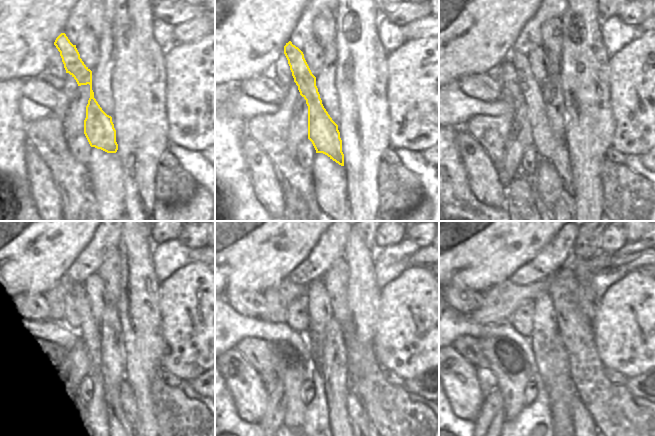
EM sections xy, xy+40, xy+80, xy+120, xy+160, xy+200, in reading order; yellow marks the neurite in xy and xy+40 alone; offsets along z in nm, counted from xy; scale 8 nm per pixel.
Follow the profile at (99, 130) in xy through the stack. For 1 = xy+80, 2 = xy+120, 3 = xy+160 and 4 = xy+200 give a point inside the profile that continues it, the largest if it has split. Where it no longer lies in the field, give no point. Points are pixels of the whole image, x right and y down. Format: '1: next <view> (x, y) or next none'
1: next xy+80 (554, 150)
2: next xy+120 (88, 332)
3: next xy+160 (359, 419)
4: next xy+200 (584, 424)

